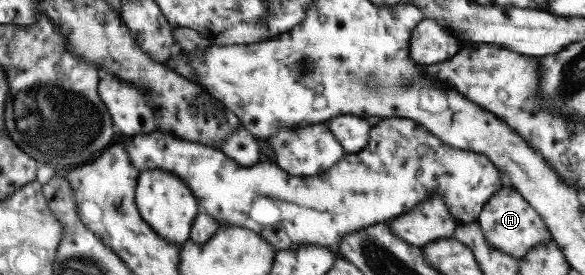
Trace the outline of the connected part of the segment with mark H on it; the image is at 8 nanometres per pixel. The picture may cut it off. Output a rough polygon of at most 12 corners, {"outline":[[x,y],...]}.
{"outline":[[510,185],[476,222],[492,248],[514,258],[551,238]]}

